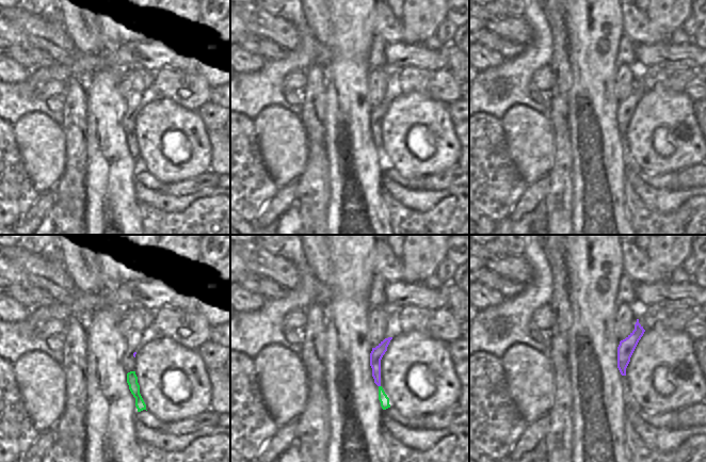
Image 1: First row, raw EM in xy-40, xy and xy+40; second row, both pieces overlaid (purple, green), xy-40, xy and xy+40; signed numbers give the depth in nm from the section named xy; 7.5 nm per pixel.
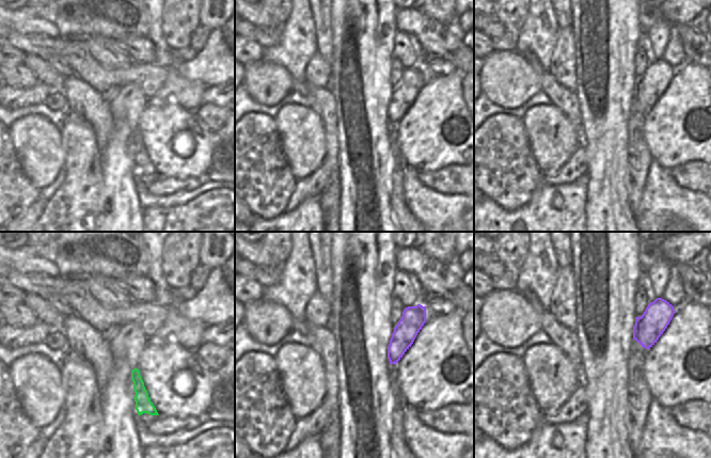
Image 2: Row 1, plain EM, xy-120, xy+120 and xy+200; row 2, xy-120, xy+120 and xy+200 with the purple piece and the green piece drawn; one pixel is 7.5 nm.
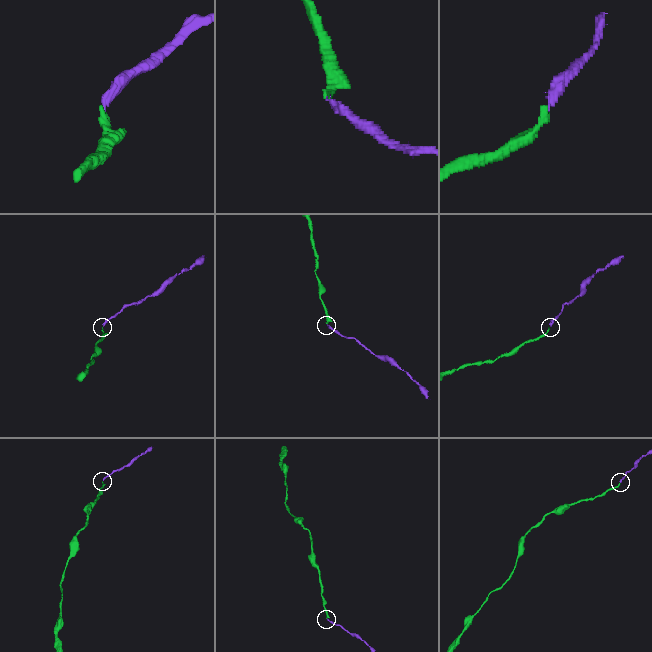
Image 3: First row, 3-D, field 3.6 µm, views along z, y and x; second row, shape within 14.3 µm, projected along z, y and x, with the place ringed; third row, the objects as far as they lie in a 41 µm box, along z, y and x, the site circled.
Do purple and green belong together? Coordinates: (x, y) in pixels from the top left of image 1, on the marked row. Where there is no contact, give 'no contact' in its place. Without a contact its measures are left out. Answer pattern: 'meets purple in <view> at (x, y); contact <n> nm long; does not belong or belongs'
no contact; belongs

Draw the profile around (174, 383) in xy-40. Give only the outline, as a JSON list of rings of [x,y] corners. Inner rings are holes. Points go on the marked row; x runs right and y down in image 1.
[[[169,337],[145,341],[135,354],[140,394],[151,412],[163,423],[175,423],[210,410],[212,387],[208,370],[197,353]]]

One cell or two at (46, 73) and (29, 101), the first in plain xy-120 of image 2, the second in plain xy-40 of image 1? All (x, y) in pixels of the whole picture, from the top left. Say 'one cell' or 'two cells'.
two cells

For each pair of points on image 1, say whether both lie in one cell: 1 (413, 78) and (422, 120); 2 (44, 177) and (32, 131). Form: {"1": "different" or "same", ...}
{"1": "different", "2": "same"}

